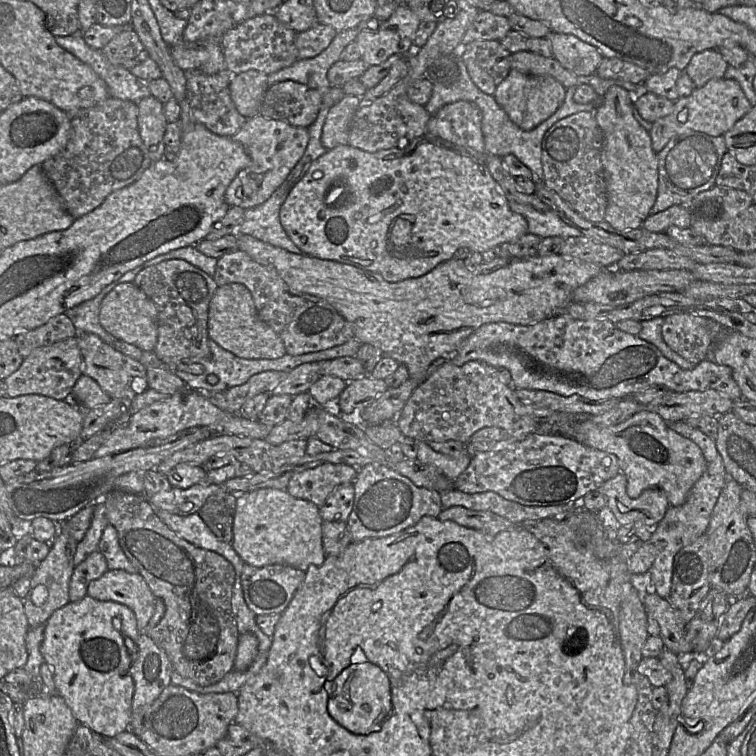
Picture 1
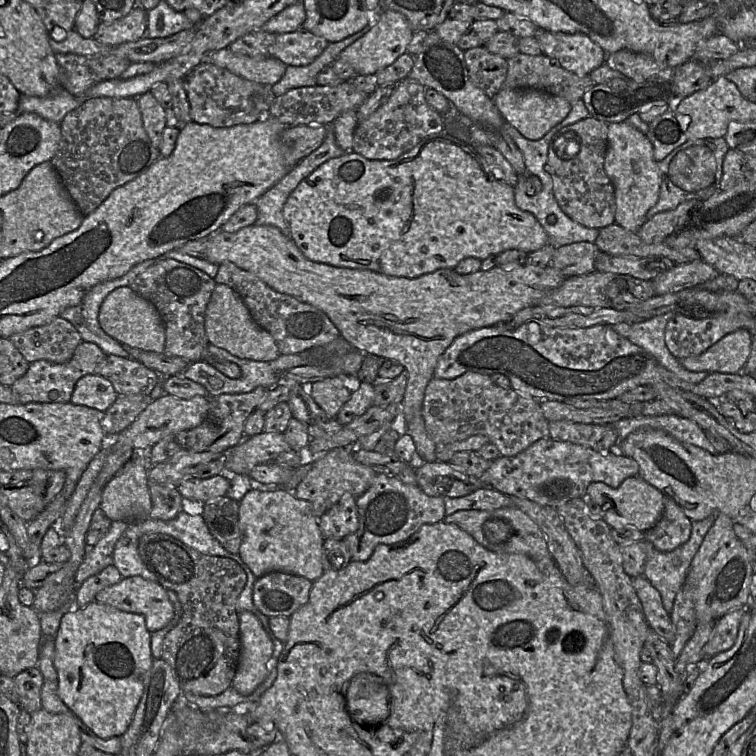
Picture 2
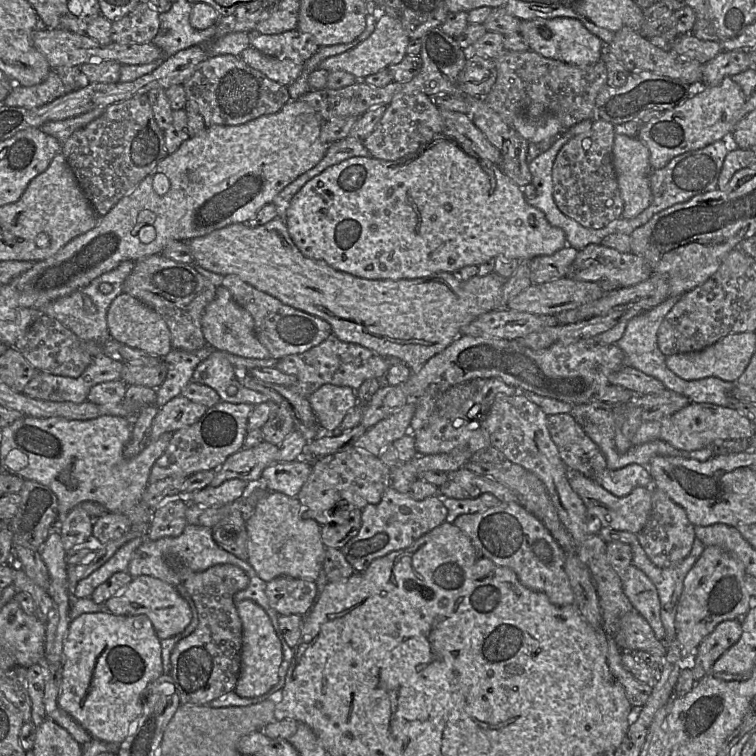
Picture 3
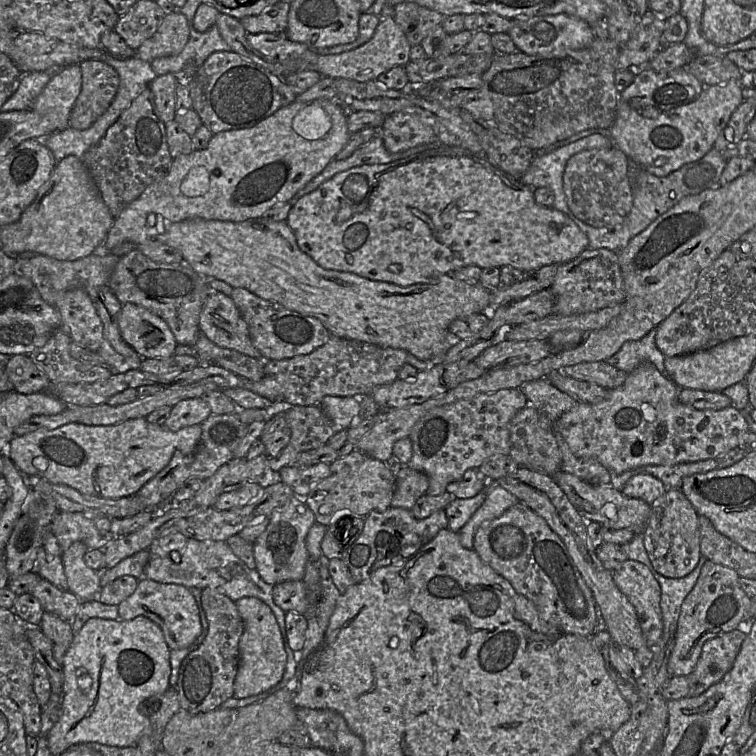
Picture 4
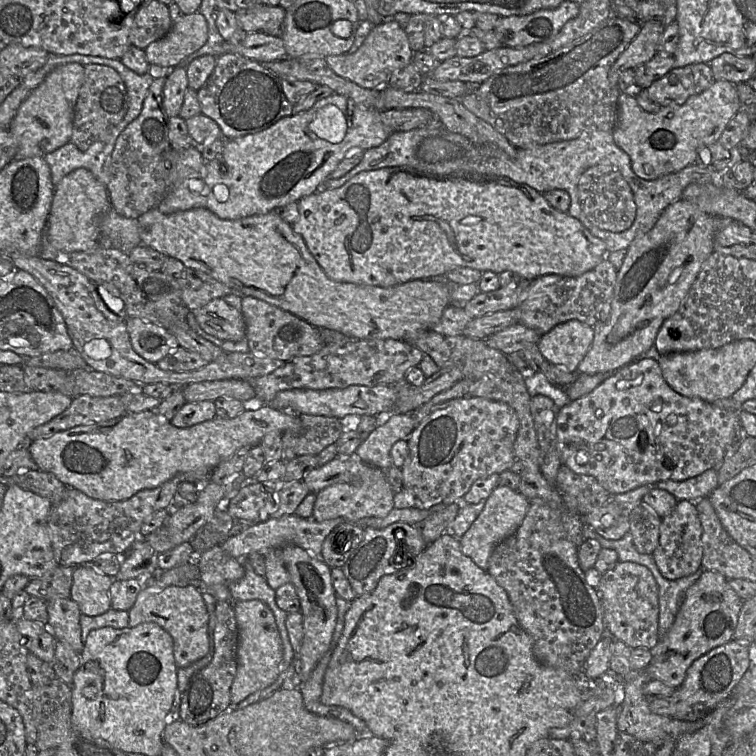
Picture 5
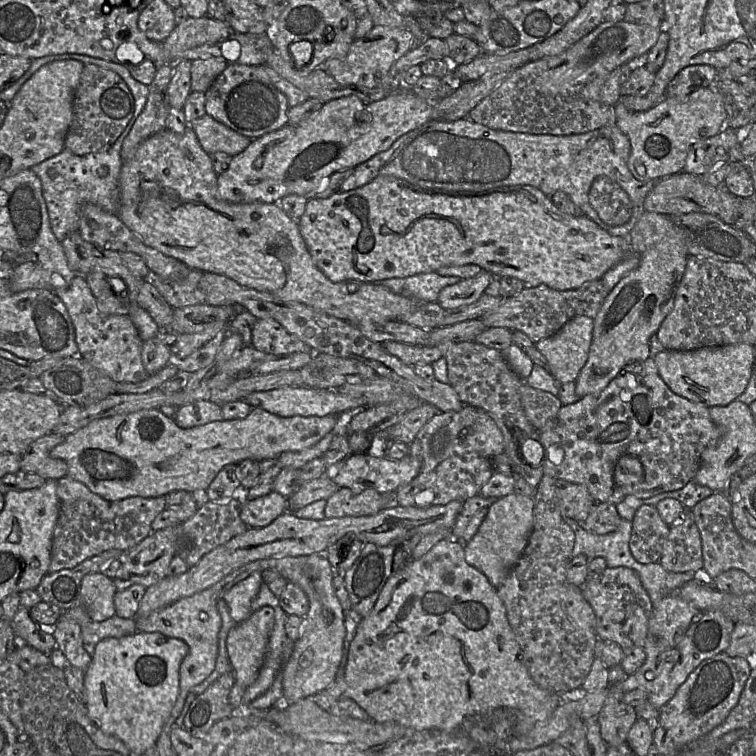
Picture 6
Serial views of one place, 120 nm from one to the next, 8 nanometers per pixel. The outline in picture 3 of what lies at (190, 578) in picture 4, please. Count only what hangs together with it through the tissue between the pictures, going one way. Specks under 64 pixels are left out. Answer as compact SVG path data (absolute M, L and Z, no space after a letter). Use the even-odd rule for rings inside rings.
M188 523L185 526L182 534L177 537L164 537L154 541L150 539L145 540L134 552L129 563L128 573L133 578L140 575L149 575L170 585L177 586L182 584L183 581L190 577L192 574L205 571L206 569L218 564L233 564L247 573L249 576L249 584L244 590L241 590L234 595L234 603L236 605L242 600L251 599L259 604L270 617L274 630L282 646L283 661L279 667L279 681L267 693L258 697L243 698L237 695L235 691L231 691L217 699L212 700L209 703L210 707L216 708L228 706L249 706L264 701L270 698L272 694L282 690L285 684L287 671L293 658L293 648L288 646L279 628L279 614L269 604L268 597L265 592L267 582L265 582L257 575L254 568L247 561L237 558L232 553L220 547L212 536L211 528Z

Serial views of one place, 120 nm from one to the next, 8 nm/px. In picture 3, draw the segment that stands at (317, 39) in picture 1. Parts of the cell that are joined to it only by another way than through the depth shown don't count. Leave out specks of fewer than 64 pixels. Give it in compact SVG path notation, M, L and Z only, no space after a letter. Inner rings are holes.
M298 29L279 34L250 33L250 46L267 56L290 59L300 64L320 48L310 35Z

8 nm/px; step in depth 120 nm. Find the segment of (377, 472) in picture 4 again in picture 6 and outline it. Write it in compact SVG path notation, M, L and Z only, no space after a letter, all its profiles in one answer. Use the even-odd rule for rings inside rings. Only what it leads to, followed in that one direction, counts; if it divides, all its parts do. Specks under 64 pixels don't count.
M340 487L326 500L325 517L371 516L382 510L381 494L374 489L361 492L348 487Z

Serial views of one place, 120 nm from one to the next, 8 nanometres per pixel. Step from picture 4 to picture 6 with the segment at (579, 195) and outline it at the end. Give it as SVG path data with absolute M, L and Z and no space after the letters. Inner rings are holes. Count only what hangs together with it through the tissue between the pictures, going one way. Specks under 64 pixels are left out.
M609 177L595 178L589 191L589 203L608 225L626 223L632 214L633 204L629 195Z

